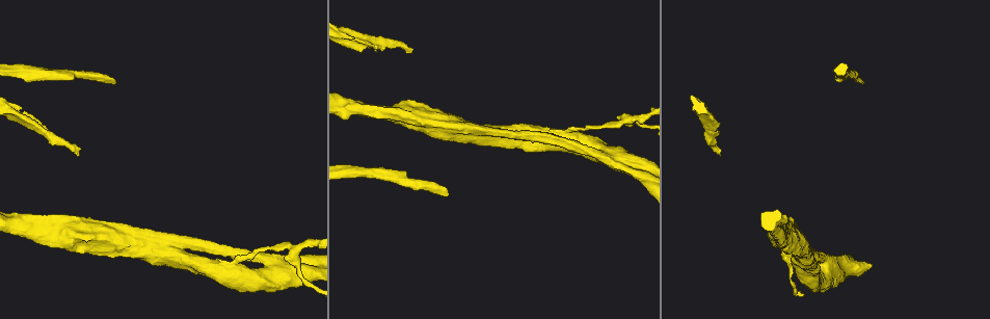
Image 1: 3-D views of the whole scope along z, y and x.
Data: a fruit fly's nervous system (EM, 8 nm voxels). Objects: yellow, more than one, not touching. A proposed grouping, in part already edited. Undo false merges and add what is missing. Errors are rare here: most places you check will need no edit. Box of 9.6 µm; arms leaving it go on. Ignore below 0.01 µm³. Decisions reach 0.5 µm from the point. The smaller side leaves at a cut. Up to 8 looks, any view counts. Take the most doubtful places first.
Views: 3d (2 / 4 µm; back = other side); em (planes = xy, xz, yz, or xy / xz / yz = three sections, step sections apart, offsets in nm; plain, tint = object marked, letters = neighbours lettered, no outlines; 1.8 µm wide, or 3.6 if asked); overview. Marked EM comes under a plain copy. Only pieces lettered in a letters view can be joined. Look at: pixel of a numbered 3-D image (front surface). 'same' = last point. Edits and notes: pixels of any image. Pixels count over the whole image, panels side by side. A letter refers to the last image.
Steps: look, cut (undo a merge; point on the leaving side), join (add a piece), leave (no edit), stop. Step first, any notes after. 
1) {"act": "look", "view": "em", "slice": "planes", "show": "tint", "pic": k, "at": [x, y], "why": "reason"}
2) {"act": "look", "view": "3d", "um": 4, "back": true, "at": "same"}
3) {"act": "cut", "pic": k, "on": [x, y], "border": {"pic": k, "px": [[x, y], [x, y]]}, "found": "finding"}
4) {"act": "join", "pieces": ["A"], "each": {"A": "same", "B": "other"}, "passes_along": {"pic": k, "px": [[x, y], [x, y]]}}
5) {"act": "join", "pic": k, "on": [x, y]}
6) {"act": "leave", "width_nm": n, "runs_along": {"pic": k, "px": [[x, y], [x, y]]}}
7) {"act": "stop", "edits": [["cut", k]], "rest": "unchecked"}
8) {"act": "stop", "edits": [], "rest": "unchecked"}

{"act": "look", "view": "em", "um": 3.6, "slice": "planes", "show": "letters", "pic": 1, "at": [411, 50], "why": "an open end"}

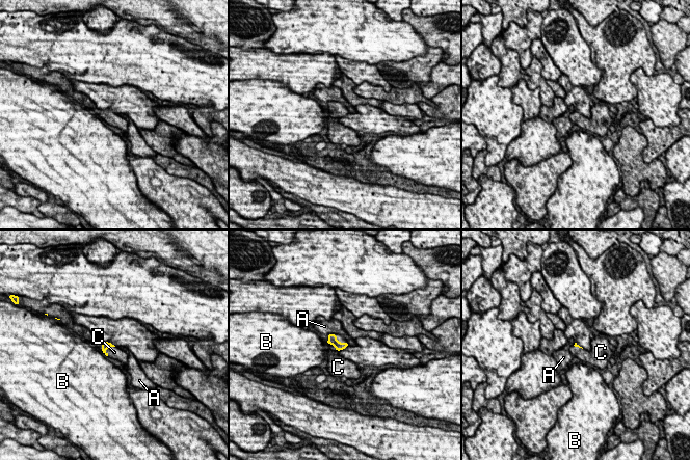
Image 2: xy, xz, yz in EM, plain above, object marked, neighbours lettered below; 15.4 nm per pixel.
{"act": "join", "pieces": ["C"], "each": {"A": "other", "B": "other", "C": "same"}, "found": "the neuron continues"}

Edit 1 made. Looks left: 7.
{"act": "look", "view": "em", "slice": "xz", "step": 8, "show": "tint", "pic": 1, "at": [174, 253]}

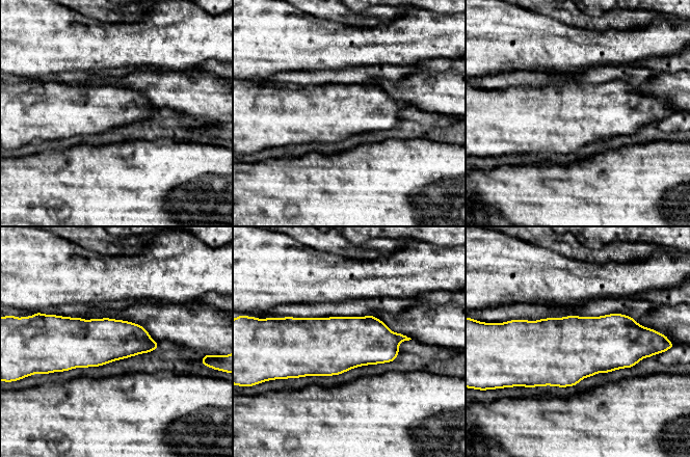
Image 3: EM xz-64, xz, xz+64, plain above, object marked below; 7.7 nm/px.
{"act": "look", "view": "em", "slice": "planes", "show": "letters", "at": "same", "why": "another direction"}

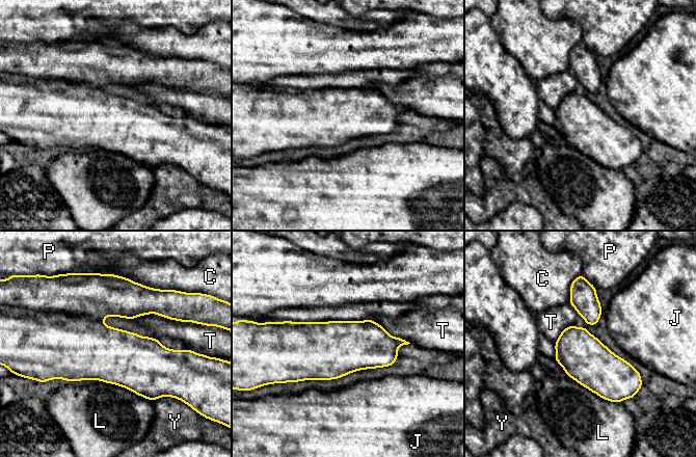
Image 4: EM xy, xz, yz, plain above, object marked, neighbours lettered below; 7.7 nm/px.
{"act": "leave", "longest_contact_nm": ["L", 500], "each": {"C": "other", "J": "other", "L": "other", "P": "other", "T": "other", "Y": "other"}, "border": {"pic": 4, "px": [[132, 319], [157, 314], [183, 322]]}, "found": "all the same neuron"}

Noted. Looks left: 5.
{"act": "stop", "edits": [["join", 2]], "rest": "unchecked"}

